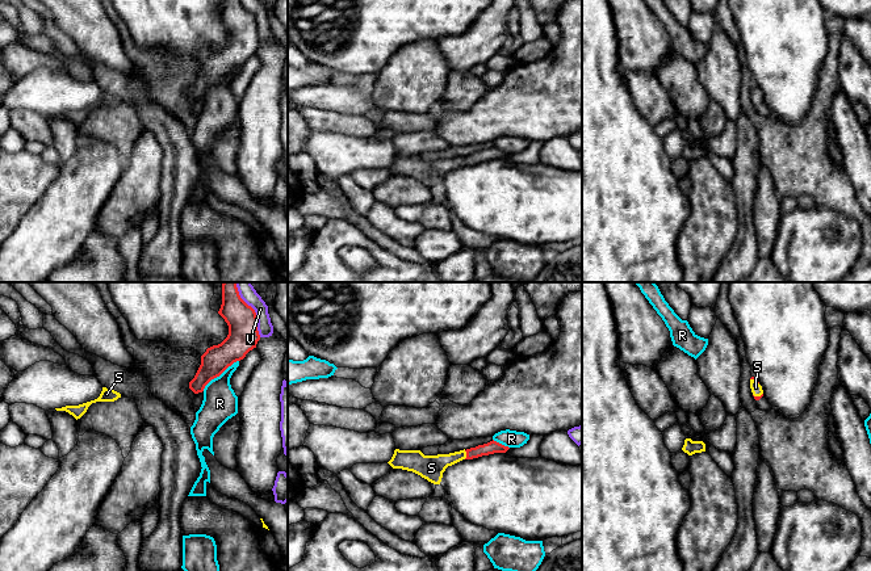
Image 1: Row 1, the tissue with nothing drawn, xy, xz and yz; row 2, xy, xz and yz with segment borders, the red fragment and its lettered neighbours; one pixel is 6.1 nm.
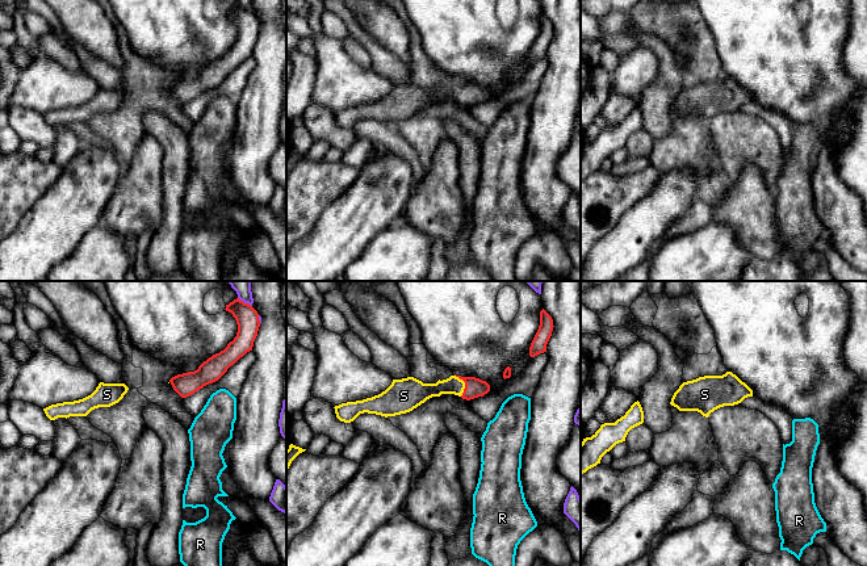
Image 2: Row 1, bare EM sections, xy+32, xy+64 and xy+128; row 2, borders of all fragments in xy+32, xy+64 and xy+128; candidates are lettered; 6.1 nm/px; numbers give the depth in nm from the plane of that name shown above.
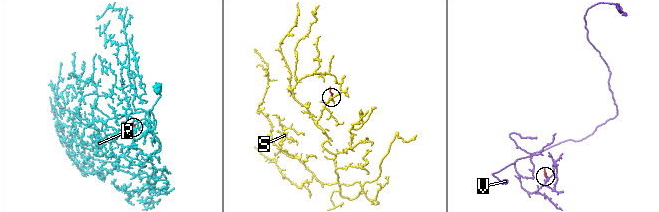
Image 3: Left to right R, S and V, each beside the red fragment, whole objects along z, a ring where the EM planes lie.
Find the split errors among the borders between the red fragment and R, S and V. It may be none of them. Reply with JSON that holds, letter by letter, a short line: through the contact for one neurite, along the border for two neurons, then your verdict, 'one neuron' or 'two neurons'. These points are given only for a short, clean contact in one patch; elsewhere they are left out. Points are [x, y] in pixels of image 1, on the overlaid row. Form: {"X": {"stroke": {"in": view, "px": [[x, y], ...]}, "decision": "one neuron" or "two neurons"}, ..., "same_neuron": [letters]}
{"R": {"stroke": {"in": "xy", "px": [[238, 360], [214, 377], [202, 390]]}, "decision": "two neurons"}, "S": {"stroke": {"in": "xz", "px": [[493, 446], [467, 454], [444, 460], [431, 467]]}, "decision": "one neuron"}, "V": {"decision": "two neurons"}, "same_neuron": ["S"]}

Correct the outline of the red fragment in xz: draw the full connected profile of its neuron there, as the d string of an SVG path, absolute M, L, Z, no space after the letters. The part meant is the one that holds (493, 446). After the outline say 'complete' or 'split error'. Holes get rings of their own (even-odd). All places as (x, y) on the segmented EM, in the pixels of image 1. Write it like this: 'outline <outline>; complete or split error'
outline M490 441L476 448L464 449L449 454L424 455L420 450L395 449L388 462L393 469L413 471L434 484L440 484L443 473L462 459L473 459L494 453L506 453L510 448L497 441Z; split error

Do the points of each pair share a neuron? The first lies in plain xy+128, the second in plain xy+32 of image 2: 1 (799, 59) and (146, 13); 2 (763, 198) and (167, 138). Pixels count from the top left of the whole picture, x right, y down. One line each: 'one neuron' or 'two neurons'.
1: one neuron
2: two neurons

